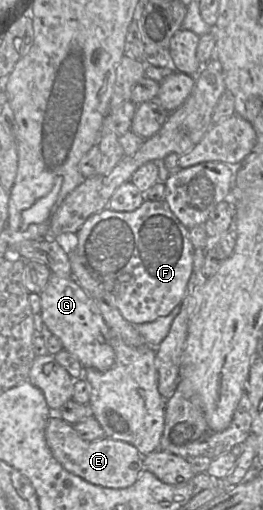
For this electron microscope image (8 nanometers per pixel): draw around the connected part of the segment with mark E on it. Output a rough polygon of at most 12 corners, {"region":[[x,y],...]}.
{"region":[[56,414],[44,434],[54,459],[93,485],[127,488],[143,470],[131,444],[83,440]]}

